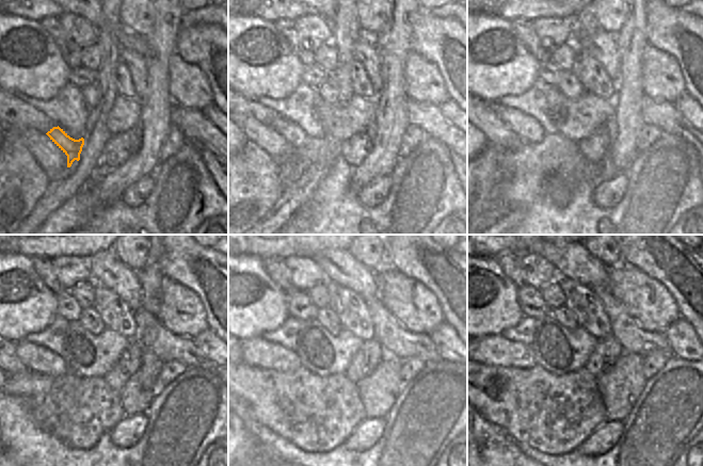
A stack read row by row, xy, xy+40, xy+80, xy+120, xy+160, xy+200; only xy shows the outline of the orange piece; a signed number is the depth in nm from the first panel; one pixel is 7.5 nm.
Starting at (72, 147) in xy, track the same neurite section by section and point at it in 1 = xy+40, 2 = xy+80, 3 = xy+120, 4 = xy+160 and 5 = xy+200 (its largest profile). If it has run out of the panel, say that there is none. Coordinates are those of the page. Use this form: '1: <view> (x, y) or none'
1: xy+40 (307, 149)
2: xy+80 (529, 130)
3: xy+120 (36, 358)
4: xy+160 (256, 352)
5: xy+200 (495, 350)

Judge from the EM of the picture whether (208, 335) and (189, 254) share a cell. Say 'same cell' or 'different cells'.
different cells

